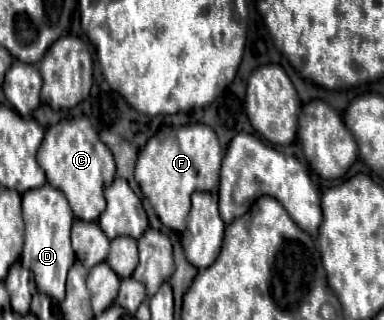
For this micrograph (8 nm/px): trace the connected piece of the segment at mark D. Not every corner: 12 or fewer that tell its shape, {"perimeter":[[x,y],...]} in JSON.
{"perimeter":[[45,183],[22,195],[21,265],[59,303],[75,261],[73,213]]}

